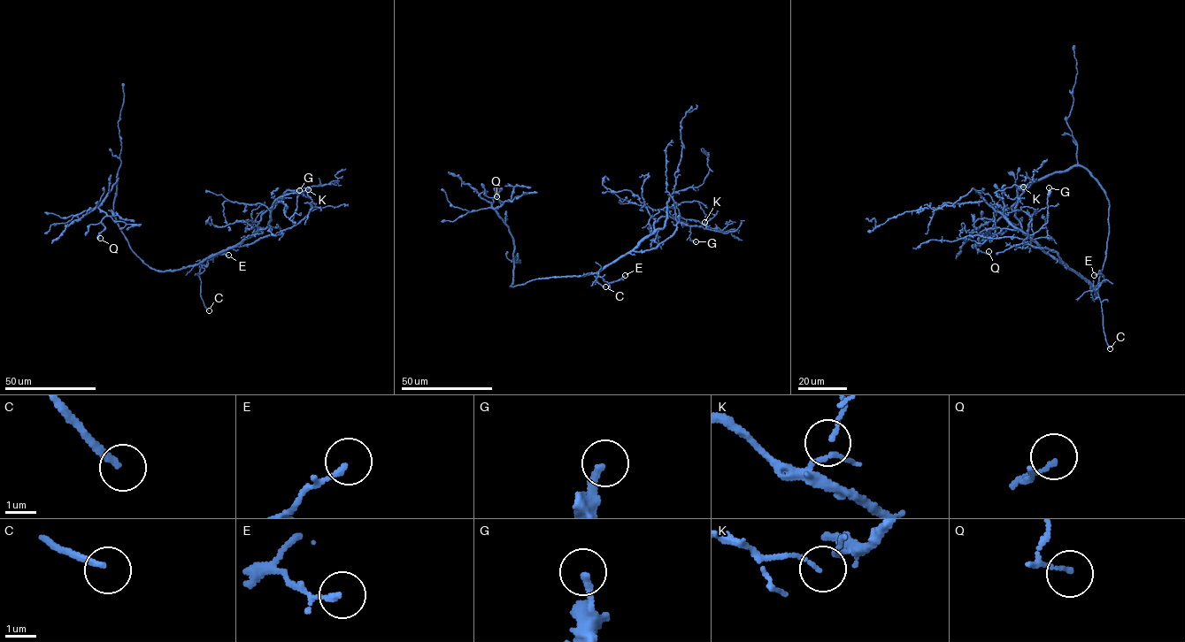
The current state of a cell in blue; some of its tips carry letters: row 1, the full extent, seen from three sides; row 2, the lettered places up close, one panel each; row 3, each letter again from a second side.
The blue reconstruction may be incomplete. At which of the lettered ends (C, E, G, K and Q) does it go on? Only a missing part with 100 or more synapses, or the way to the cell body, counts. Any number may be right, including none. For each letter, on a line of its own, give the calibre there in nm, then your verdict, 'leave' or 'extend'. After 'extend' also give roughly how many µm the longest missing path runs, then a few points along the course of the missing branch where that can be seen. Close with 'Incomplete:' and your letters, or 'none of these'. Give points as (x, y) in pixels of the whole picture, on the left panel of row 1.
C: 190 nm thick; extend; about 50 µm are missing; missing branch runs (209, 310), (212, 321), (209, 335), (193, 357), (190, 365)
E: 170 nm thick; leave
G: 220 nm thick; leave
K: 80 nm thick; leave
Q: 120 nm thick; leave
Incomplete: C

